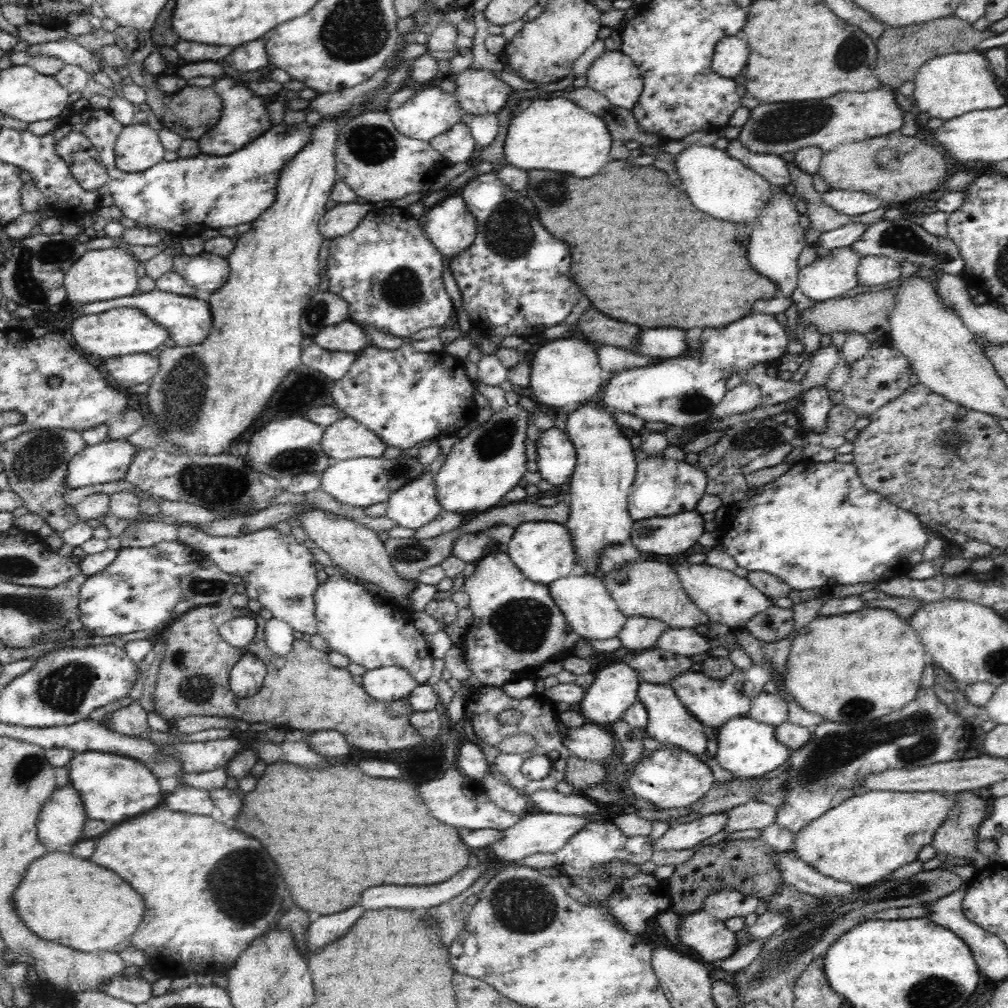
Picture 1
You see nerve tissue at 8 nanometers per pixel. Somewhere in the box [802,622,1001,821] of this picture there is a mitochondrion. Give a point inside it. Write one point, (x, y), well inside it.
(856, 708)

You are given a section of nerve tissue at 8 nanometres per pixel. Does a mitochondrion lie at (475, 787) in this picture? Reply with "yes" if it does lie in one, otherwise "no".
no

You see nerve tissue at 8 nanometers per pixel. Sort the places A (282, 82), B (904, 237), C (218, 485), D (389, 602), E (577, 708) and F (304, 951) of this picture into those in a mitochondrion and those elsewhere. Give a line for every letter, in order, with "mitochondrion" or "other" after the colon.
A: other
B: mitochondrion
C: mitochondrion
D: other
E: other
F: other

